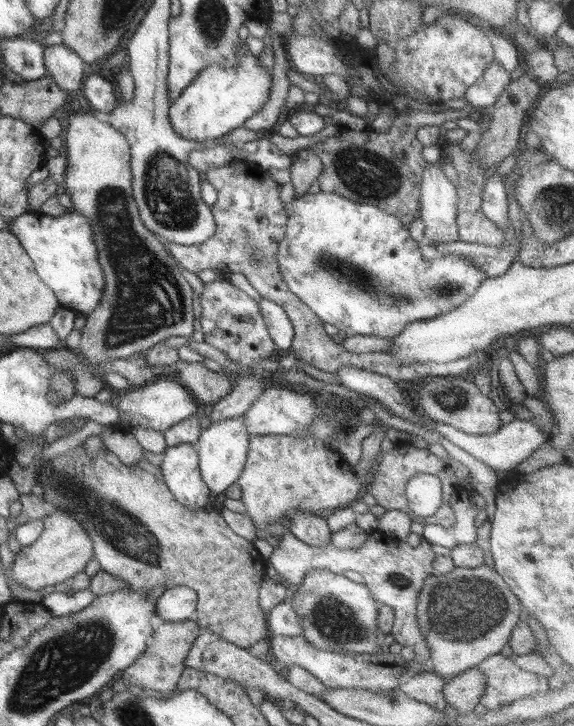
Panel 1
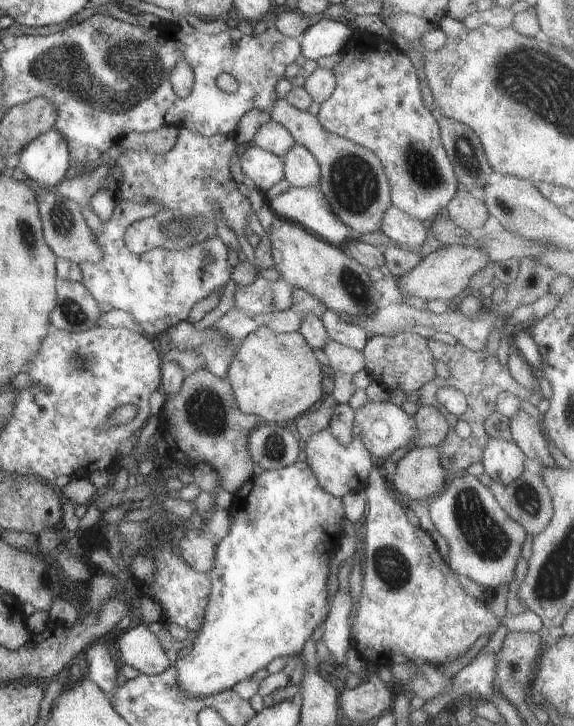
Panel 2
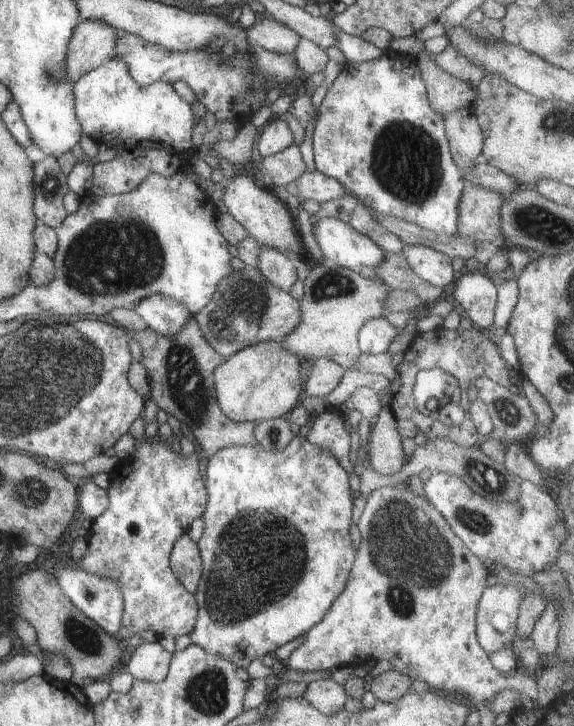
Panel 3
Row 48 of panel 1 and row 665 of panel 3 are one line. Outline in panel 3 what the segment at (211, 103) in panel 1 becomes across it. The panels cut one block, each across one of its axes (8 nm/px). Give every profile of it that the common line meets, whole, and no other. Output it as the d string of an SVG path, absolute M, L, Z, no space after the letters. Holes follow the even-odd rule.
M294 436L294 440L286 444L282 450L264 450L259 445L227 447L218 450L216 454L209 458L209 461L208 466L206 466L205 479L208 502L203 515L204 534L202 534L202 539L197 544L203 570L198 584L198 591L194 595L198 606L197 620L189 636L192 639L192 644L204 648L206 652L217 654L217 656L233 662L235 666L246 670L251 663L251 657L263 660L267 654L274 653L276 648L288 644L294 638L305 636L310 628L322 621L332 604L344 591L357 552L356 547L352 546L350 536L348 536L350 534L350 524L352 524L354 499L349 489L349 474L346 473L346 470L338 464L338 460L328 450L312 446L307 438Z

